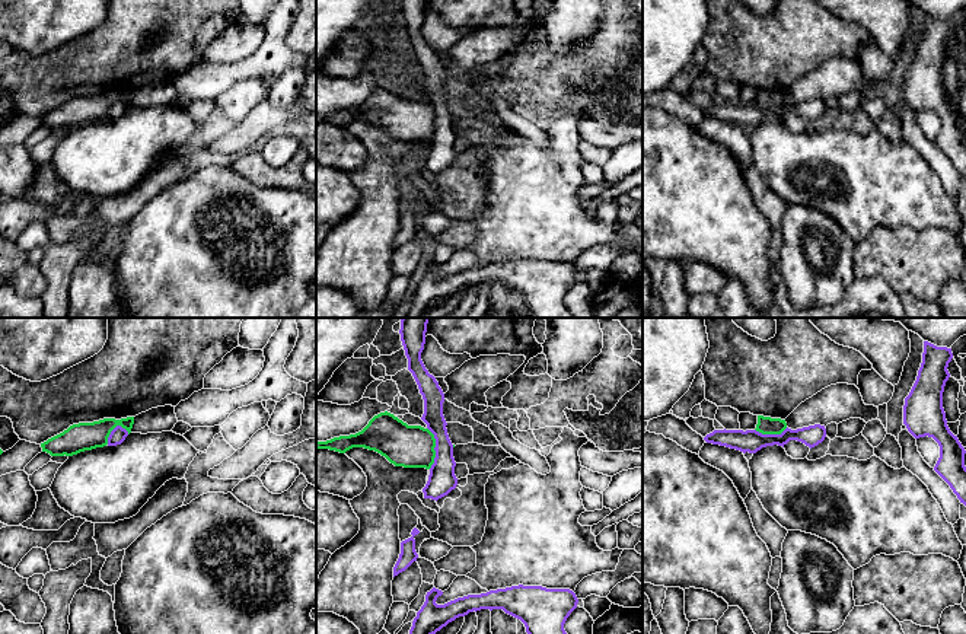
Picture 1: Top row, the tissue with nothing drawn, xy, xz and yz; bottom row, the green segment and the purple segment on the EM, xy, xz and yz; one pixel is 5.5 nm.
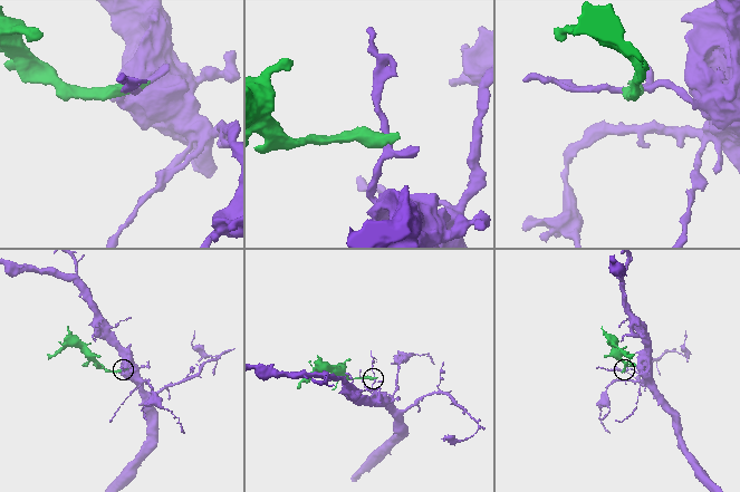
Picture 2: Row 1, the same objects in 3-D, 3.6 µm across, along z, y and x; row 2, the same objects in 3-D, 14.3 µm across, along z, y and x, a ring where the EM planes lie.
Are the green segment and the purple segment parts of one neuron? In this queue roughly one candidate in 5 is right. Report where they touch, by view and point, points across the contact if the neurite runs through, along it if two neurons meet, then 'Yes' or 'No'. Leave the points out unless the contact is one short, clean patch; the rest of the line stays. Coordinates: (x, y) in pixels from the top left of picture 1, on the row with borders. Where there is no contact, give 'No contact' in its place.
Touches green at xz (434, 446). Boundary: xz (427, 427), (434, 439), (434, 462), (430, 468). No

